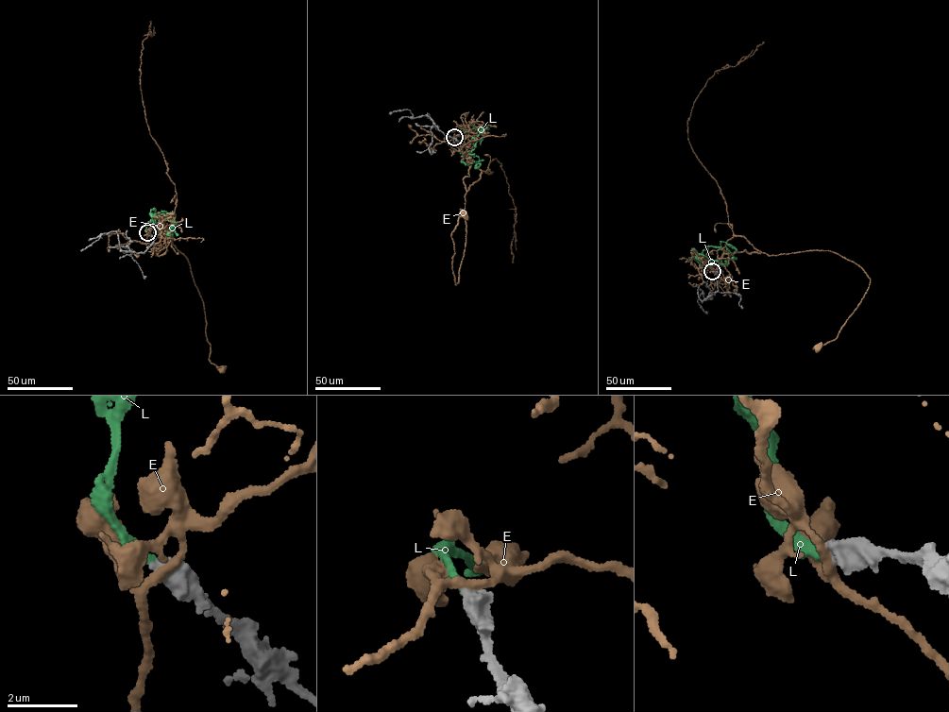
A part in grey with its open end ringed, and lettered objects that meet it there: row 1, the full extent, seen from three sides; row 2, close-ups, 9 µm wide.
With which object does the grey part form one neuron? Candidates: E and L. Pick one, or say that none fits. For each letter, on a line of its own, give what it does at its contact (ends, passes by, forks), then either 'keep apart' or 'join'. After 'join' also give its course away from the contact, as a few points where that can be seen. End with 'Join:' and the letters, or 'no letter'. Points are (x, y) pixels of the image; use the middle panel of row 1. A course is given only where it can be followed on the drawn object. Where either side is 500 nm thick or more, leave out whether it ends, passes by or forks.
E: keep apart
L: join; it runs (455, 137), (468, 130), (466, 132), (469, 145), (461, 161), (467, 163), (483, 160)
Join: L

